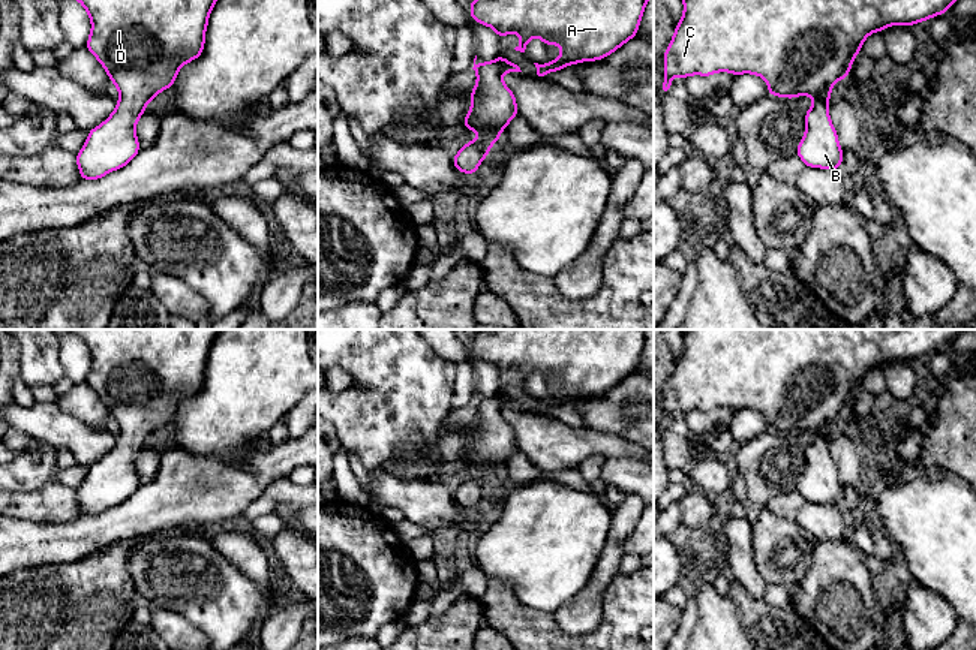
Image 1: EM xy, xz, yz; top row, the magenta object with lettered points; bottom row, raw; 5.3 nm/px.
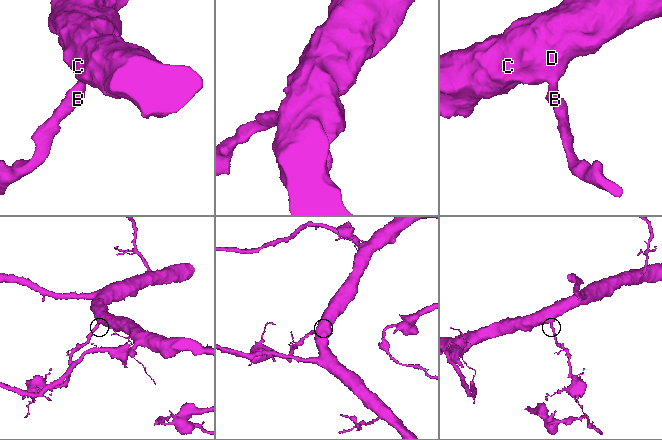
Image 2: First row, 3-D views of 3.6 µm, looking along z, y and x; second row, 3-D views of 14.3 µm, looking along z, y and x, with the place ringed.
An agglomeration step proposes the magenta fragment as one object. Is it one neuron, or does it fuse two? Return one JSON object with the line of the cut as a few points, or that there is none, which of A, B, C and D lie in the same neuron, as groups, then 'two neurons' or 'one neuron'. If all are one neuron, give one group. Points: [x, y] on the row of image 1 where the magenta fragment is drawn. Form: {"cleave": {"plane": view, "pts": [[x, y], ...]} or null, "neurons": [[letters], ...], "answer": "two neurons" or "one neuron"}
{"cleave": null, "neurons": [["A", "B", "C", "D"]], "answer": "one neuron"}

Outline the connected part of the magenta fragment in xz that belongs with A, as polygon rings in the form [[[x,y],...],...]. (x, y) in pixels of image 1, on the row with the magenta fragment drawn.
[[[474,0],[469,3],[471,18],[492,27],[501,37],[517,33],[520,43],[516,51],[525,52],[532,37],[540,37],[546,46],[558,43],[561,55],[547,64],[534,63],[534,76],[544,79],[547,72],[556,72],[579,61],[603,60],[625,42],[637,36],[648,0]]]

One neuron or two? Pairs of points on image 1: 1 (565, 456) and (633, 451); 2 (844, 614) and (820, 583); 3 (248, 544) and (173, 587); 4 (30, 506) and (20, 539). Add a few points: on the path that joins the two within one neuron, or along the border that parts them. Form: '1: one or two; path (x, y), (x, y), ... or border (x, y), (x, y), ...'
1: one; path (582, 447), (616, 447)
2: one; path (840, 607), (838, 601), (828, 590)
3: two; border (210, 539), (221, 554), (252, 580)
4: two; border (15, 517), (60, 523)

